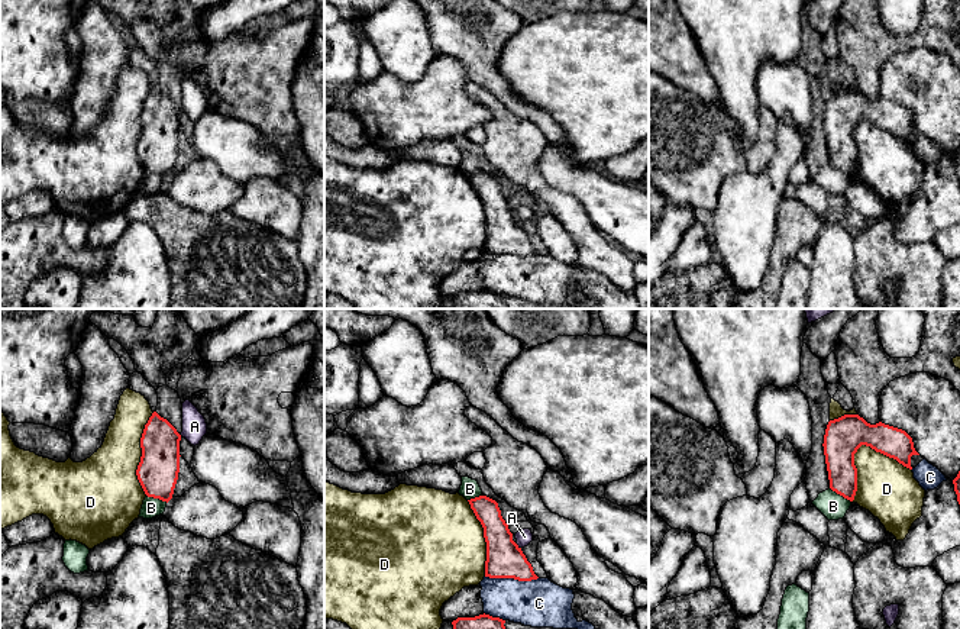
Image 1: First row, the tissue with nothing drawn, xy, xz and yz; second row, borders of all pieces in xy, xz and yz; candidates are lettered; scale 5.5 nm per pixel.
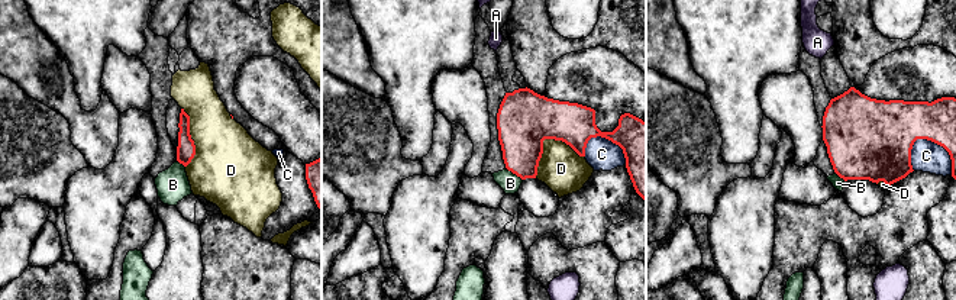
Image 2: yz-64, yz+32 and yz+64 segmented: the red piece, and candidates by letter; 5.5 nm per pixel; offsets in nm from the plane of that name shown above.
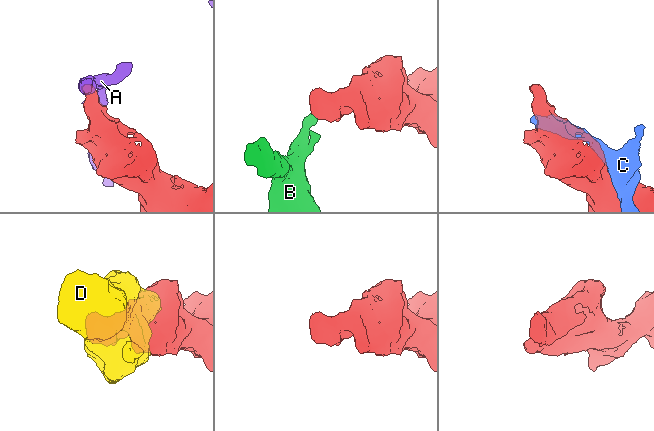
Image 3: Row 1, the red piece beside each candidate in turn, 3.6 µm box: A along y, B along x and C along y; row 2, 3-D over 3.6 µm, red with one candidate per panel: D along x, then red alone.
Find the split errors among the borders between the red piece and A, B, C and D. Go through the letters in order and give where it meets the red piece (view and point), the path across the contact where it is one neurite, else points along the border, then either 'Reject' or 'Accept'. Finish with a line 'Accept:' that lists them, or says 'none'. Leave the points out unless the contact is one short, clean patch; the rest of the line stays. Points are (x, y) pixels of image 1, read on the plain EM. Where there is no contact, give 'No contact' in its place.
A: Touches red at xz (517, 222). Reject
B: Touches red at yz (840, 170). Boundary: yz (830, 163), (850, 177). Reject
C: Touches red at xz (511, 252). Reject
D: Touches red at yz (857, 123). Reject
Accept: none

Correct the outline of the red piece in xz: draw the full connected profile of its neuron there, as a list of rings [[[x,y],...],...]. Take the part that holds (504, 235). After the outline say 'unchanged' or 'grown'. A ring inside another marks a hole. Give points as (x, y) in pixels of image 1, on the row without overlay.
[[[487,171],[468,175],[484,203],[487,217],[485,252],[531,257],[539,252],[501,191],[498,178]]]; unchanged

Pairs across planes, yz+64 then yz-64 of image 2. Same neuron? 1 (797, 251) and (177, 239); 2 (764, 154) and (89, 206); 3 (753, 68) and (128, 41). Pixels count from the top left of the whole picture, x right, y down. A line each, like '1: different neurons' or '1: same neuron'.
1: different neurons
2: different neurons
3: same neuron

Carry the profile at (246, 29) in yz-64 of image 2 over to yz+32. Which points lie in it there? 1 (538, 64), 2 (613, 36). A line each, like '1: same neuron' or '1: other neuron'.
1: same neuron
2: same neuron

